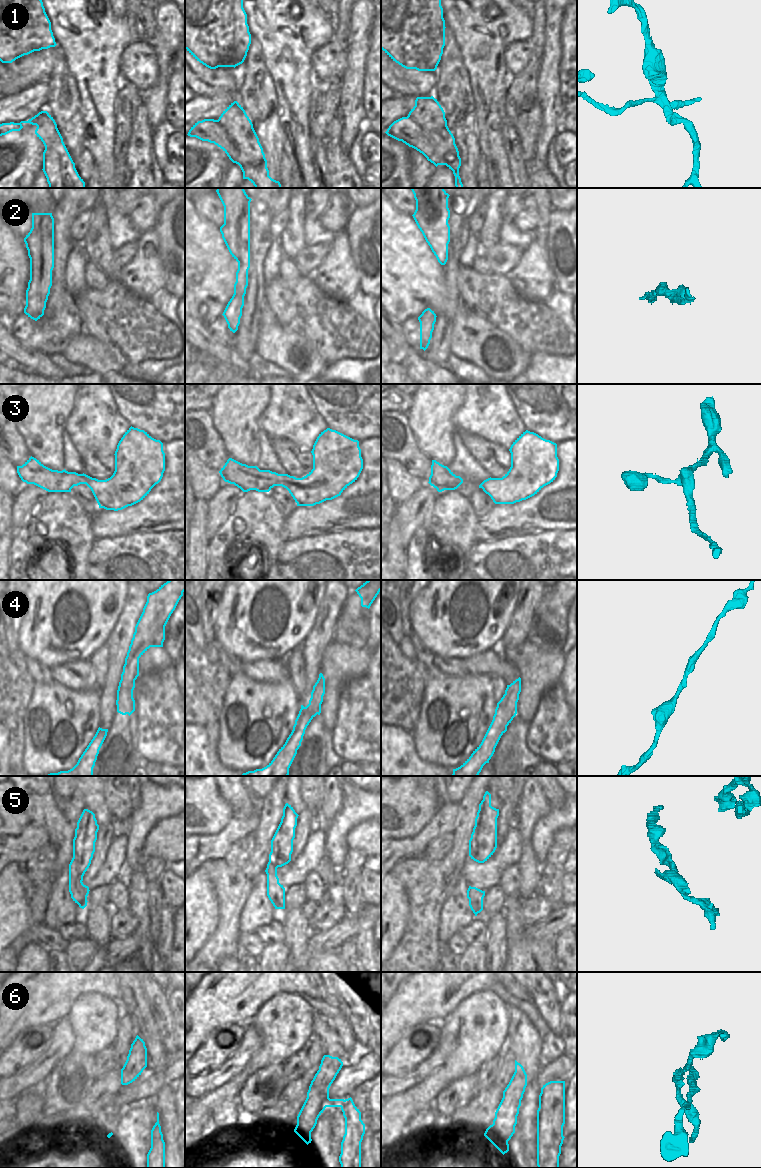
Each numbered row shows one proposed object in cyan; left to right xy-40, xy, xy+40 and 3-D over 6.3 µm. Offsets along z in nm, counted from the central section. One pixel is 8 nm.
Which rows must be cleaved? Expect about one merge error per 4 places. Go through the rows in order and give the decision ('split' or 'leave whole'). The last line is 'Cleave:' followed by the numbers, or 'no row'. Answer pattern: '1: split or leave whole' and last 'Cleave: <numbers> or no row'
1: split
2: leave whole
3: leave whole
4: leave whole
5: split
6: split
Cleave: 1, 5, 6

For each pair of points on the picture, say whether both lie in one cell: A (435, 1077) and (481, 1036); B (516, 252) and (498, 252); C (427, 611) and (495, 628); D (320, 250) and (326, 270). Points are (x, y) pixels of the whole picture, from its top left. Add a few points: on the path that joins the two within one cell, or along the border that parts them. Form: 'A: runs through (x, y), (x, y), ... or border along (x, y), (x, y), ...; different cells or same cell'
A: runs through (446, 1071), (470, 1047); same cell
B: runs through (512, 252), (502, 252); same cell
C: runs through (445, 613), (480, 614); same cell
D: border along (330, 245), (328, 253), (311, 276); different cells

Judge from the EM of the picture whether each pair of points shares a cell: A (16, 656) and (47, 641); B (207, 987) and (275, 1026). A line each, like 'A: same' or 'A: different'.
A: different
B: different

